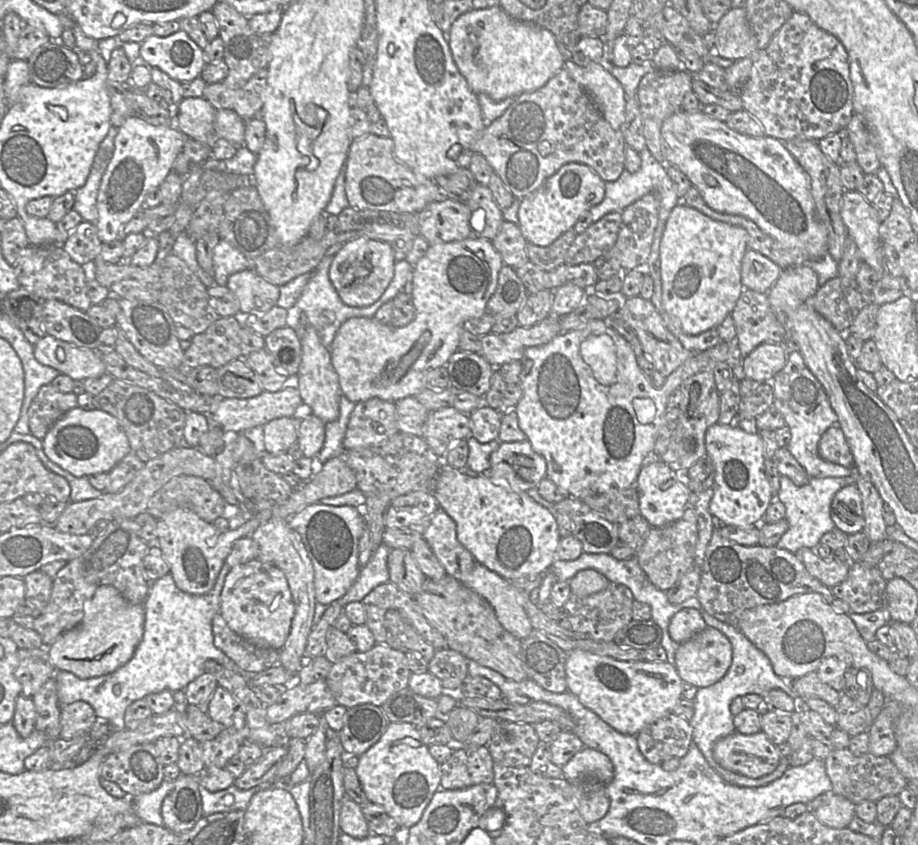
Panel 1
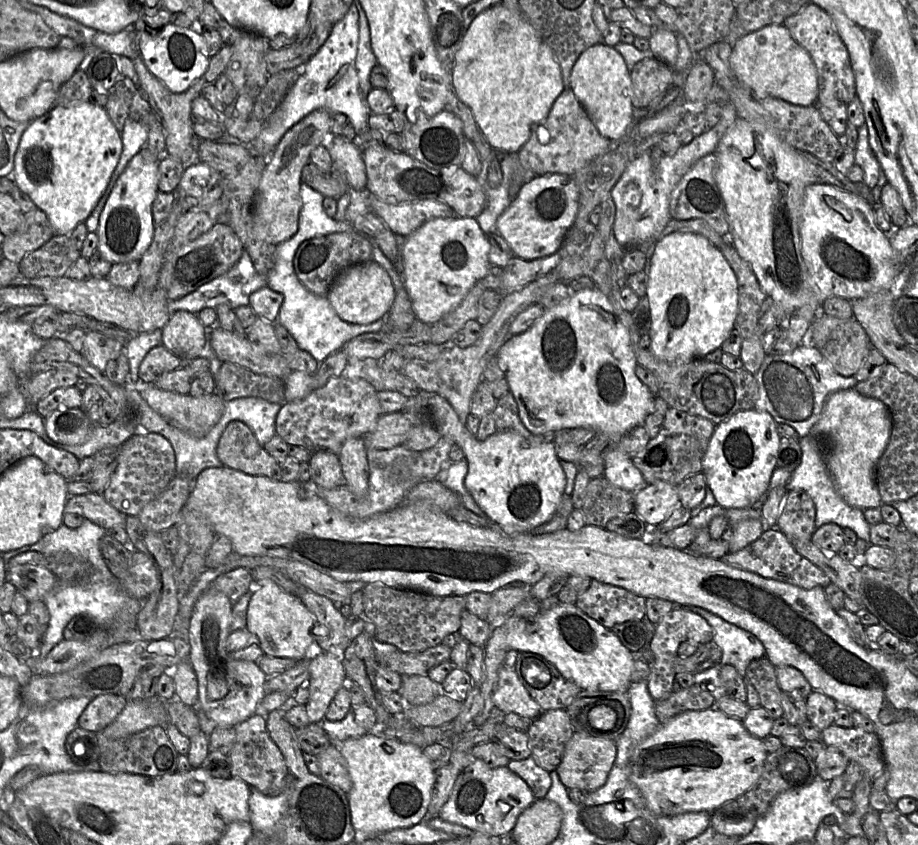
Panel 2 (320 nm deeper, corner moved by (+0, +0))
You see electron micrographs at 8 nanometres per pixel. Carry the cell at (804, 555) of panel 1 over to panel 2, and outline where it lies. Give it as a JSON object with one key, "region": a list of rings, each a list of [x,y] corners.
{"region":[[[777,528],[765,530],[756,541],[735,553],[727,553],[722,560],[729,565],[756,573],[764,578],[789,583],[806,590],[816,586],[825,588],[830,583],[825,572],[800,555]]]}

